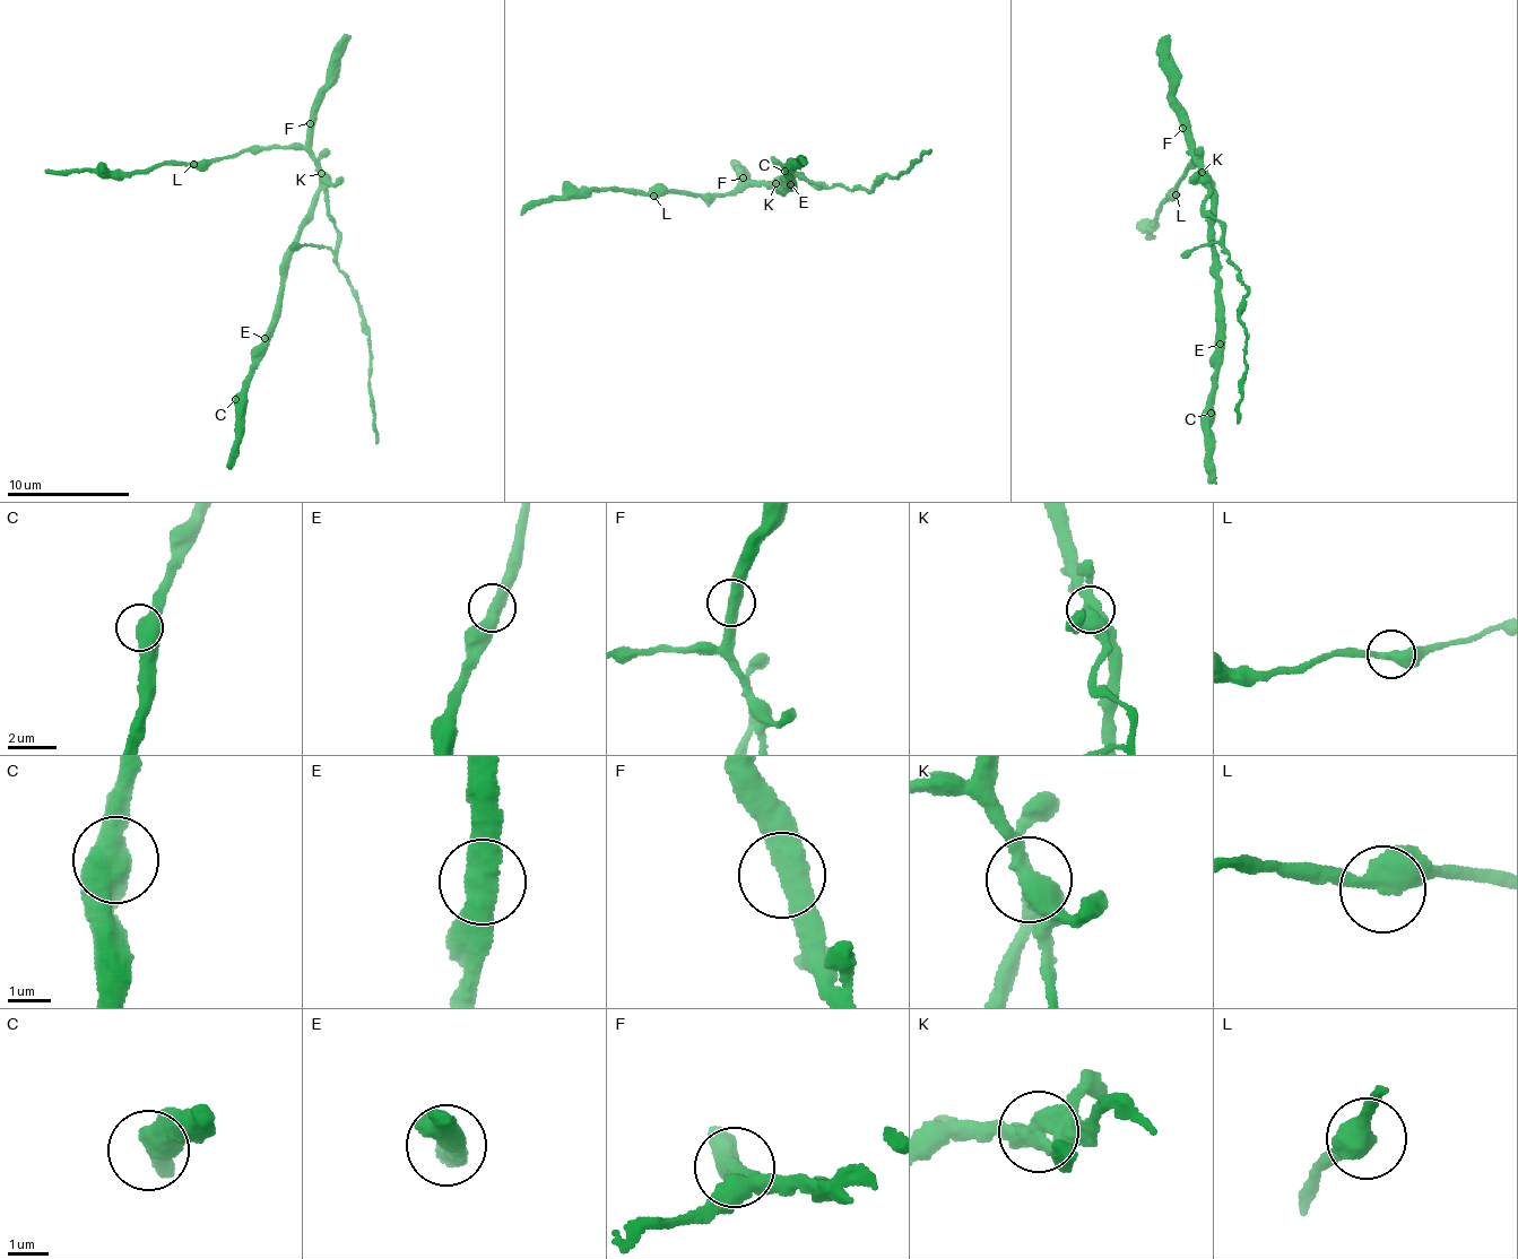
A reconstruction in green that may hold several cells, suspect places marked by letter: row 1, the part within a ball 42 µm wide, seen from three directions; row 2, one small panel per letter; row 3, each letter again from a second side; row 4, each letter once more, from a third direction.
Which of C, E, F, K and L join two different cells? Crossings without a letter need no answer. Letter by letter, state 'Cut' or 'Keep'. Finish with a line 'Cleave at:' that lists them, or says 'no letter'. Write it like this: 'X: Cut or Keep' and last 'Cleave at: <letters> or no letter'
C: Keep
E: Keep
F: Keep
K: Cut
L: Keep
Cleave at: K

